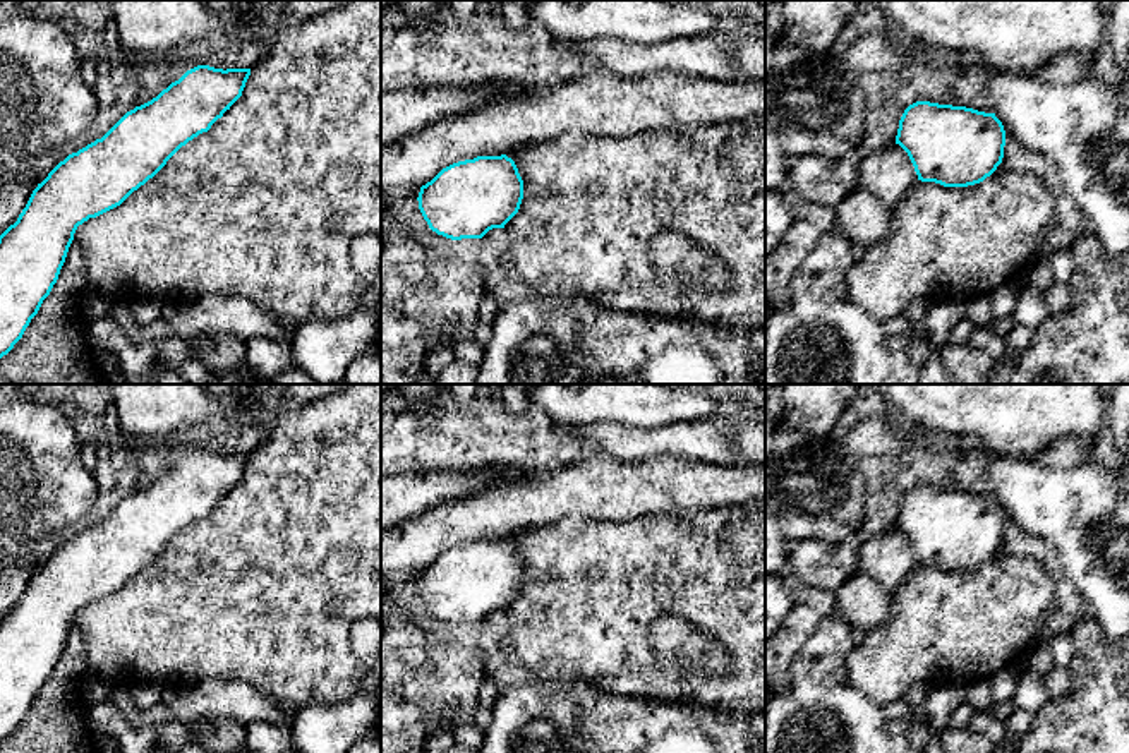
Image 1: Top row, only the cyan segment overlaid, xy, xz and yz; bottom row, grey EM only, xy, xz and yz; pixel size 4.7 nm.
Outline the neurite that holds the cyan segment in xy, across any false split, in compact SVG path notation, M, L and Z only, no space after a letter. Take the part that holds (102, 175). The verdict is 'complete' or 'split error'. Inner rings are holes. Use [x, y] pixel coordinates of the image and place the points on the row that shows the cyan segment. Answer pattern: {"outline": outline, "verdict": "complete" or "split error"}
{"outline": "M197 65L151 101L127 111L101 139L60 161L33 190L17 221L0 235L0 358L22 338L50 295L79 225L120 206L189 141L242 96L251 69Z", "verdict": "complete"}

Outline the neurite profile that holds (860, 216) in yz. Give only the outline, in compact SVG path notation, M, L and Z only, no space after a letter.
M856 187L834 209L834 228L851 245L868 249L889 233L891 216L892 213L873 194Z

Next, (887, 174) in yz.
M899 144L866 156L856 168L856 185L873 194L891 213L916 182L915 166Z

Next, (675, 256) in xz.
M659 232L650 240L650 257L662 280L705 290L722 290L728 283L724 261L679 232Z

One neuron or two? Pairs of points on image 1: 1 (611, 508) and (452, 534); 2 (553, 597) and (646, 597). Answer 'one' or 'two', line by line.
1: one
2: one

